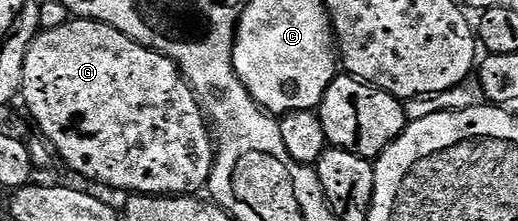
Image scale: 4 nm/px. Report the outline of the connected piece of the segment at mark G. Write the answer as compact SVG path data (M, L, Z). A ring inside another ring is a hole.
M81 17L71 18L69 23L60 25L60 29L42 31L36 36L24 61L24 81L20 92L21 102L26 102L34 123L43 140L52 148L53 154L58 155L66 162L70 171L91 179L94 183L103 183L106 187L115 187L118 191L126 191L130 195L152 195L155 197L190 197L198 190L205 188L210 182L210 174L214 168L216 154L216 139L212 134L208 116L200 102L190 81L182 75L182 70L173 63L169 57L161 51L154 51L151 47L145 47L137 43L132 37L120 33L107 23L97 23L95 19Z

